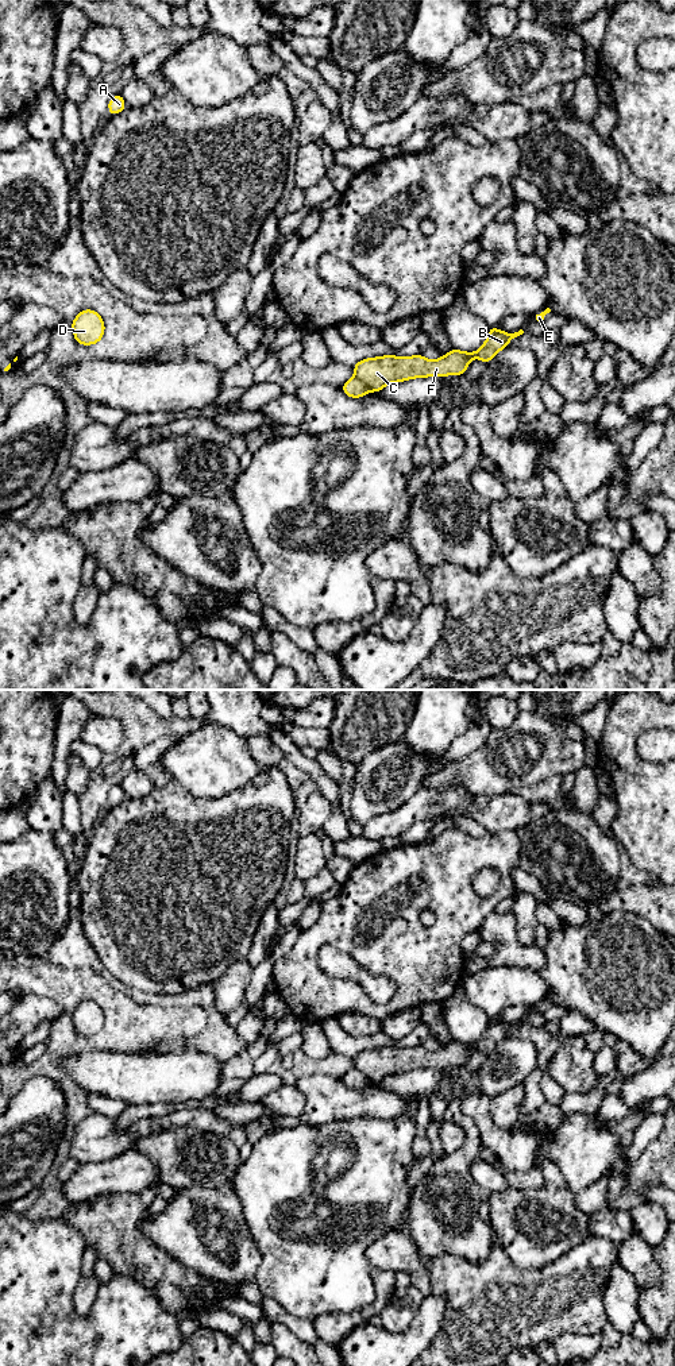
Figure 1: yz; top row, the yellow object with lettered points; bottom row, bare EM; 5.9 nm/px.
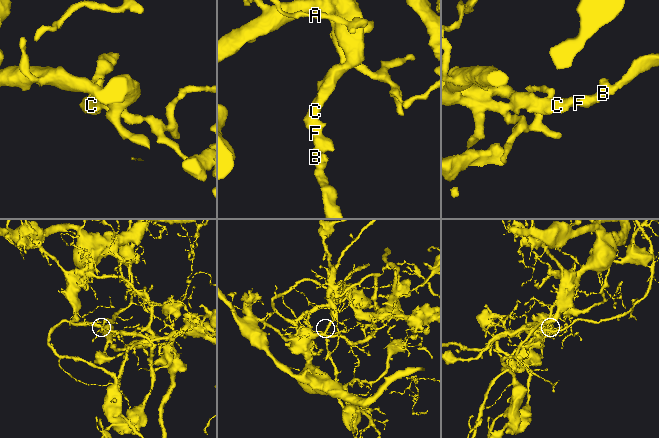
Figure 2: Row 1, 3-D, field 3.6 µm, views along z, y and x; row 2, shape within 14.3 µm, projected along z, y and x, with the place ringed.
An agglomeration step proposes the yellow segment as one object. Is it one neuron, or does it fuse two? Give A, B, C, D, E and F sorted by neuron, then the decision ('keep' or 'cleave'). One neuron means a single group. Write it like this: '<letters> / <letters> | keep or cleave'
A B C D E F | keep

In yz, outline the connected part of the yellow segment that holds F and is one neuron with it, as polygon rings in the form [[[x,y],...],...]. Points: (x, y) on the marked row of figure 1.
[[[489,327],[486,340],[477,351],[466,352],[452,348],[436,360],[429,360],[423,354],[413,356],[383,355],[366,358],[352,366],[355,377],[346,381],[340,389],[347,397],[358,400],[369,391],[378,393],[390,383],[428,377],[460,377],[464,375],[468,363],[474,358],[487,364],[501,350],[509,347],[512,339],[522,333],[522,329],[508,333],[500,331],[497,327]]]

